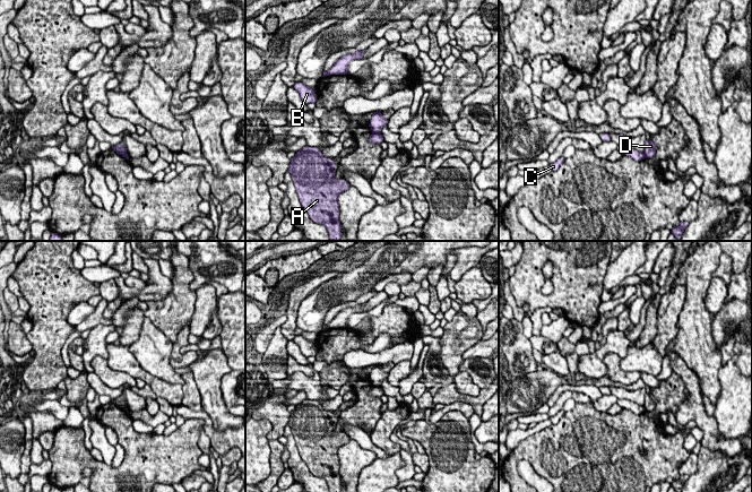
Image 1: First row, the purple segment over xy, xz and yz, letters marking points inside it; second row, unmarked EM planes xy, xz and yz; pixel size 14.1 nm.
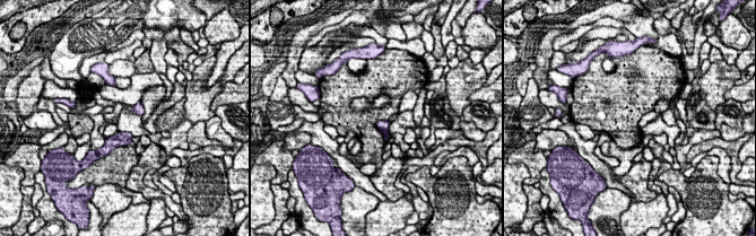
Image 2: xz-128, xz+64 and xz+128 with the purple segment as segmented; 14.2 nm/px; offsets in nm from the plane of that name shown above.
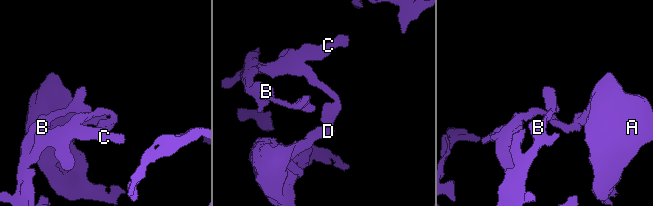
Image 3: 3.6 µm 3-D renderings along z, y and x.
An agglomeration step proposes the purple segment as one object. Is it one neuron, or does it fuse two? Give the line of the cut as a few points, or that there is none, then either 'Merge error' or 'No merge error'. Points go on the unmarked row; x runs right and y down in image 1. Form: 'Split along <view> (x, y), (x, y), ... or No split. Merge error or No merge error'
Split along xz (373, 386), (379, 387). Merge error

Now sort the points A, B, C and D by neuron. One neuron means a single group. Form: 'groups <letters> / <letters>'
groups A D / B C

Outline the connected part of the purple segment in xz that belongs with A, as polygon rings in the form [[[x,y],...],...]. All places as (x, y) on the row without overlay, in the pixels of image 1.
[[[305,399],[291,413],[288,426],[292,430],[301,458],[310,472],[327,481],[330,492],[342,491],[338,449],[349,442],[346,433],[335,433],[335,420],[319,404],[319,400]]]

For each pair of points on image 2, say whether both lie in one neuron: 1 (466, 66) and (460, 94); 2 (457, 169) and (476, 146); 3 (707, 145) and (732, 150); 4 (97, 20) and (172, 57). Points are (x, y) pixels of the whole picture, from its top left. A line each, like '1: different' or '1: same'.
1: same
2: different
3: same
4: different

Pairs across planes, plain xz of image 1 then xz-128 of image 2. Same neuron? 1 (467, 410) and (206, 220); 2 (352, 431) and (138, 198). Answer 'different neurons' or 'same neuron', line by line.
1: different neurons
2: same neuron

